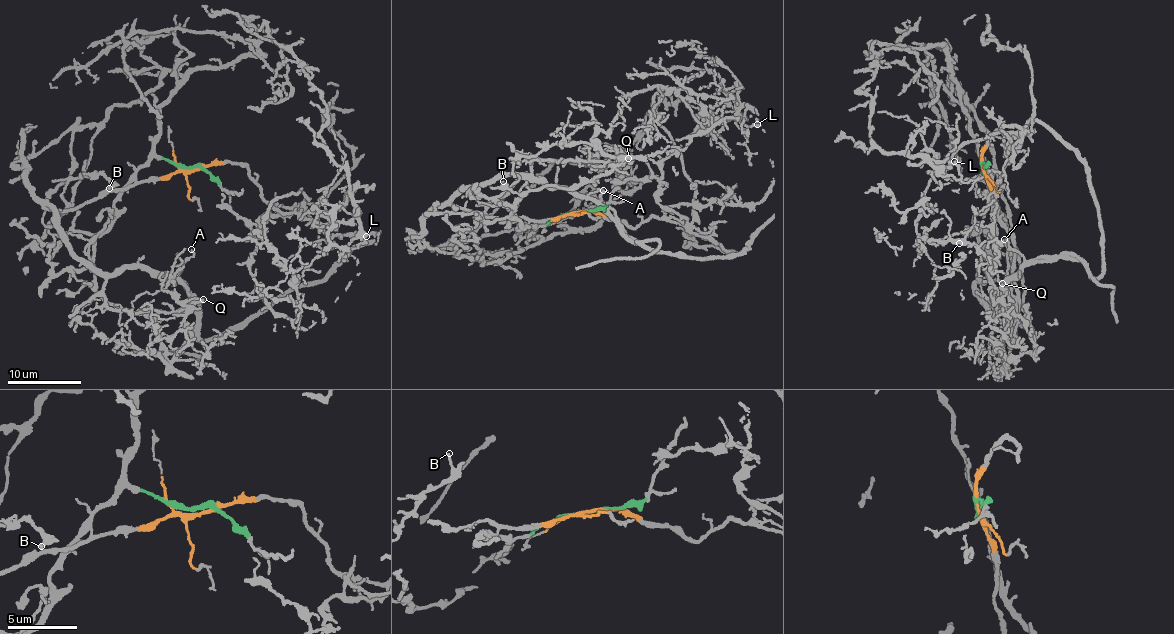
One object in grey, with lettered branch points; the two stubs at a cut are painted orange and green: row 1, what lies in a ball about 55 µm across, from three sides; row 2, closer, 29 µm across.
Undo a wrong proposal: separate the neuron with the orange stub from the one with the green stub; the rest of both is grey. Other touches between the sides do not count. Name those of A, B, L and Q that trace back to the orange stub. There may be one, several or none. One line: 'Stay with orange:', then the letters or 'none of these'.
Stay with orange: A, Q

